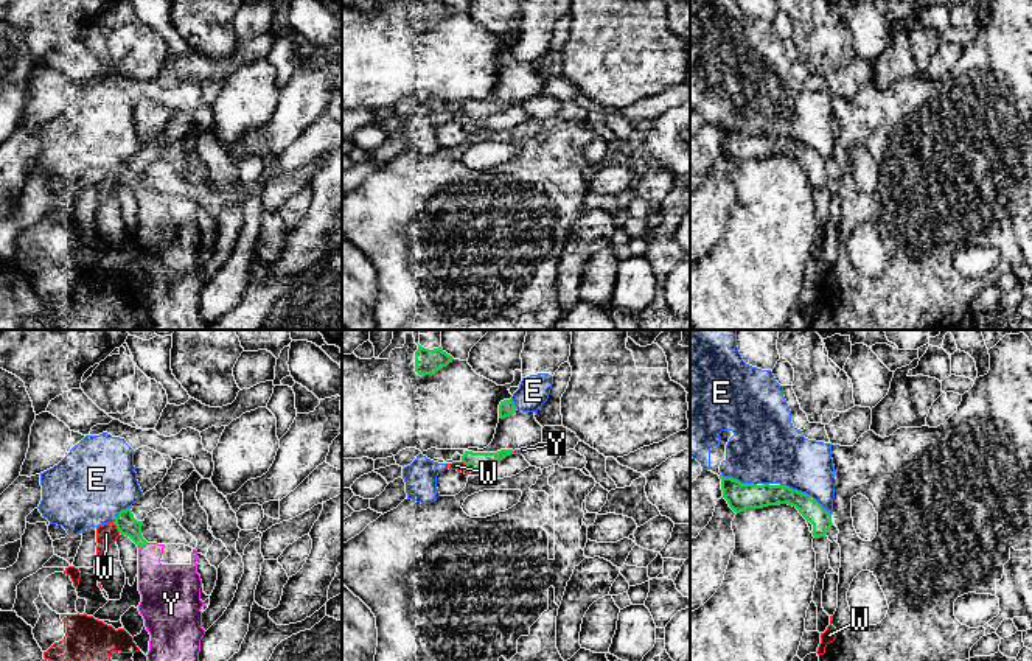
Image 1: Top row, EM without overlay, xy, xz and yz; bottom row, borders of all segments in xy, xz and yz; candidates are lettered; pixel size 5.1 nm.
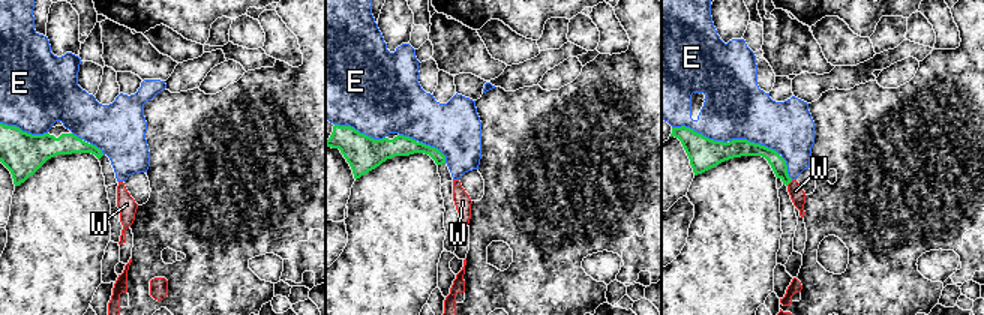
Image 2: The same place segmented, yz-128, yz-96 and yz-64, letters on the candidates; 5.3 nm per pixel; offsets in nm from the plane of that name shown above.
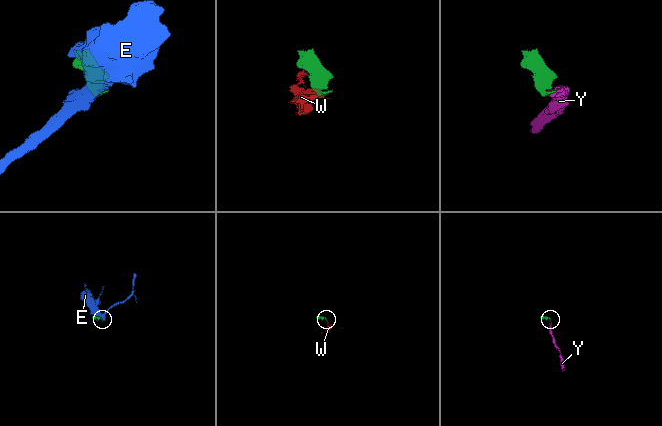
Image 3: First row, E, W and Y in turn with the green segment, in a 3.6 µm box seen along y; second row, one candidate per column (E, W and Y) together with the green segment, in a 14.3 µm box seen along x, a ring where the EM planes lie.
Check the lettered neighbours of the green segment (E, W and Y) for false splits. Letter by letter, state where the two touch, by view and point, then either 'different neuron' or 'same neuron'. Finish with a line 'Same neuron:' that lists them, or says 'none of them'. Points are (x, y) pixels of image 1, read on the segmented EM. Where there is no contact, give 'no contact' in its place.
E: meets green in yz at (805, 493); different neuron
W: meets green in xy at (117, 528); different neuron
Y: meets green in xy at (142, 546); same neuron
Same neuron: Y

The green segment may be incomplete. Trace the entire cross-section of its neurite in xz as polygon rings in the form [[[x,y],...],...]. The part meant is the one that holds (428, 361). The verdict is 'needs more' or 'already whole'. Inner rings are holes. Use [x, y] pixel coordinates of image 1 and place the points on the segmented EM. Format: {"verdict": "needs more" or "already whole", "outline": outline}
{"verdict": "needs more", "outline": [[[421,330],[420,344],[415,351],[415,372],[418,375],[435,375],[452,362],[452,356],[441,348],[443,330]]]}

